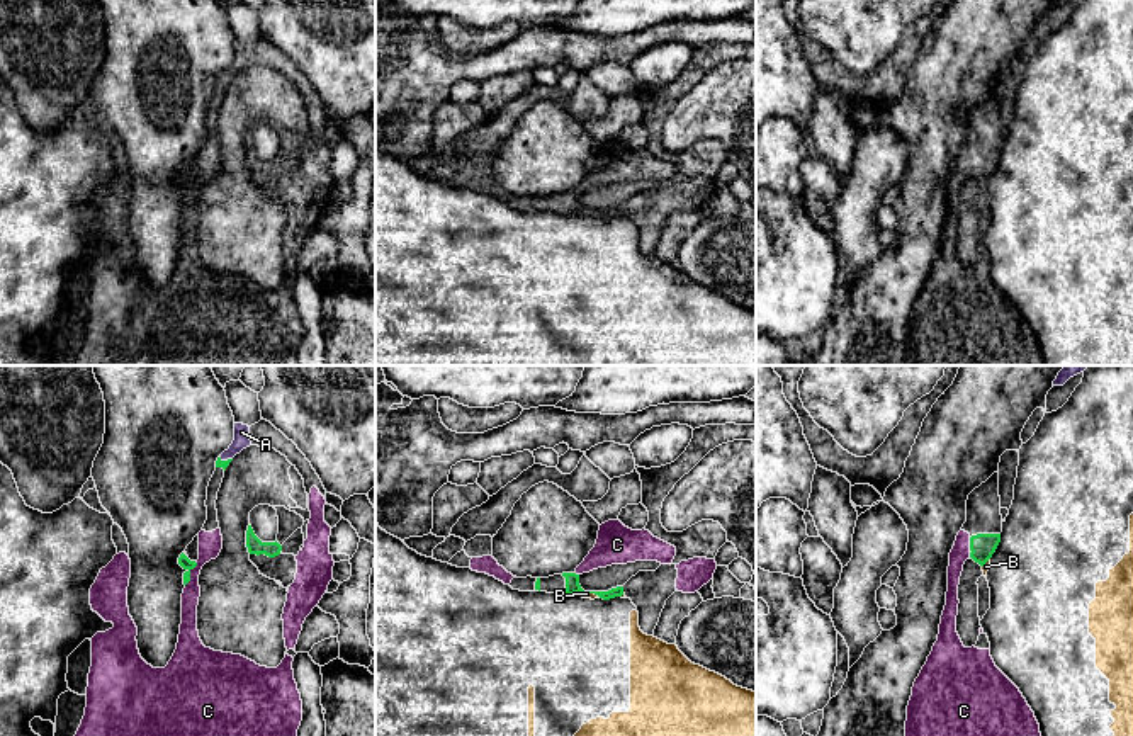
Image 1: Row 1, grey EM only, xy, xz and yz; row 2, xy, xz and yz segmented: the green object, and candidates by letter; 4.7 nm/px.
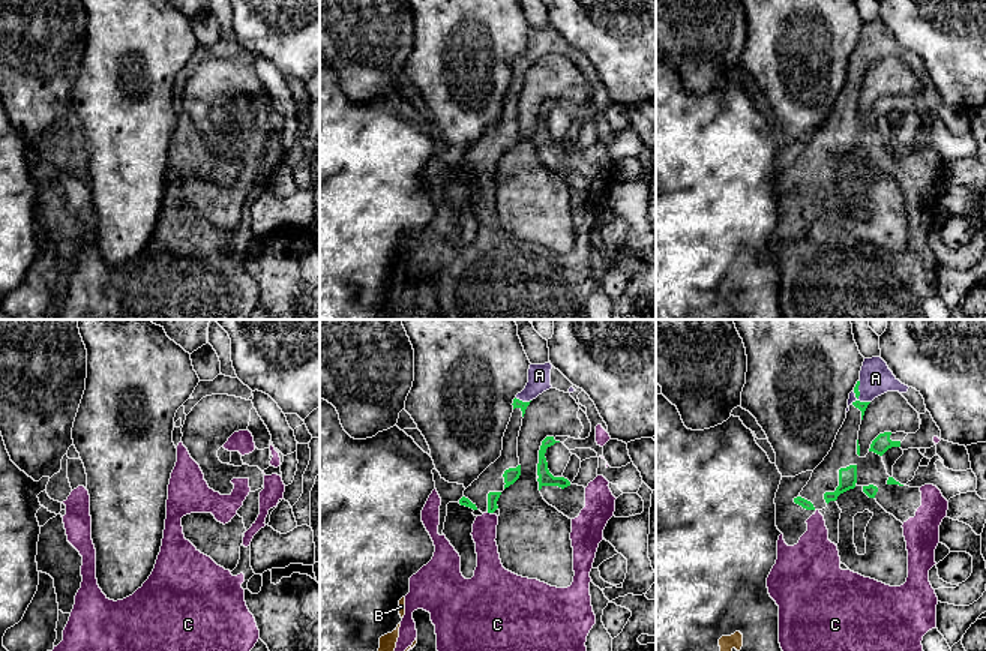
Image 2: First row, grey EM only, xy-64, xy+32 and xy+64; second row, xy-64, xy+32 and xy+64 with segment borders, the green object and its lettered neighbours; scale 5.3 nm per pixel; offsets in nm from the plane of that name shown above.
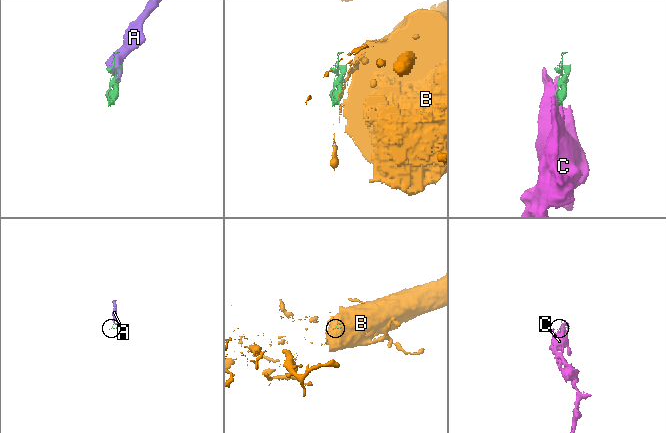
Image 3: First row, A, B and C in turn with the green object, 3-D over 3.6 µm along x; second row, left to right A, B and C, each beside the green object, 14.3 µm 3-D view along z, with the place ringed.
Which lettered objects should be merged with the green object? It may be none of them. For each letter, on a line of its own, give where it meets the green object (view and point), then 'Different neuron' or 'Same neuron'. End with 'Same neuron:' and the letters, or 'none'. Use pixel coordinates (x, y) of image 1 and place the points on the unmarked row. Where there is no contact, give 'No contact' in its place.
A: Touches green at xy (228, 79). Same neuron
B: Touches green at xz (595, 213). Different neuron
C: Touches green at xy (189, 194). Same neuron
Same neuron: A, C

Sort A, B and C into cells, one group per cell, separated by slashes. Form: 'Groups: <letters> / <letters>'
Groups: A C / B

